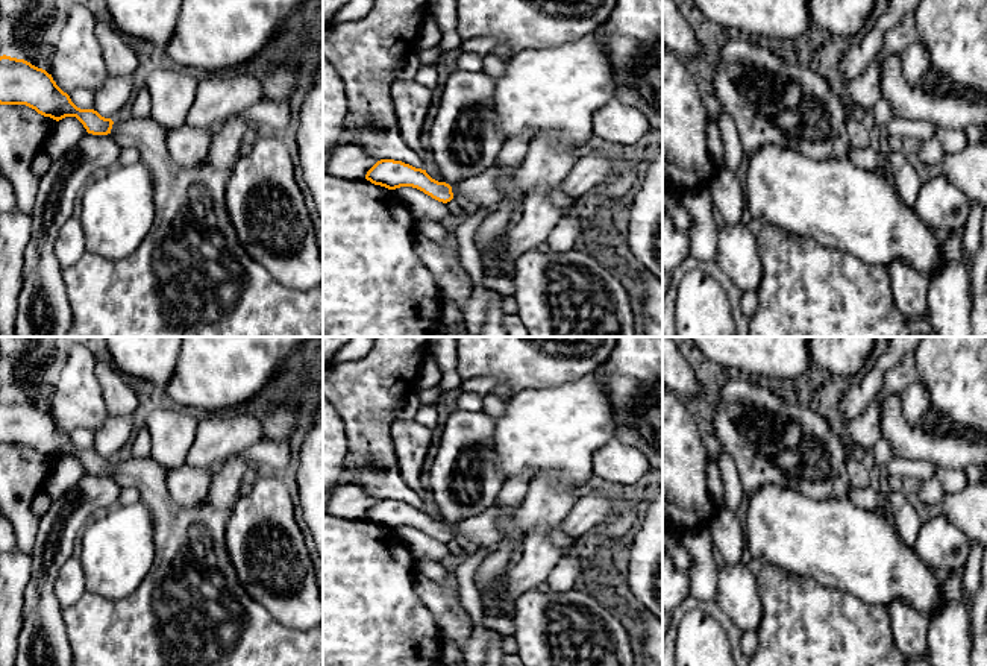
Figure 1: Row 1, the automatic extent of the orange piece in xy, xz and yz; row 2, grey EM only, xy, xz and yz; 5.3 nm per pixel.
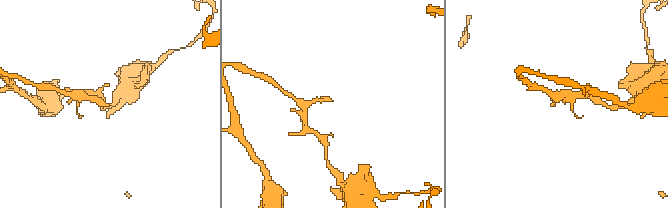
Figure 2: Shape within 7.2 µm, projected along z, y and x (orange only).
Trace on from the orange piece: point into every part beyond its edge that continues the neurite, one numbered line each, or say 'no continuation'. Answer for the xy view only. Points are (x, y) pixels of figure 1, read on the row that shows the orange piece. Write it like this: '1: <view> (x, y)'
1: xy (190, 276)

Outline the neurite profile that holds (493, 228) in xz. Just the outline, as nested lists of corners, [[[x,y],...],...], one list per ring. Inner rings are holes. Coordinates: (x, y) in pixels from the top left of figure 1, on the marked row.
[[[520,164],[500,165],[500,200],[491,208],[475,234],[475,243],[482,259],[485,278],[500,276],[500,241],[514,225],[512,214],[520,209],[522,205],[522,191],[517,185],[519,165]]]

